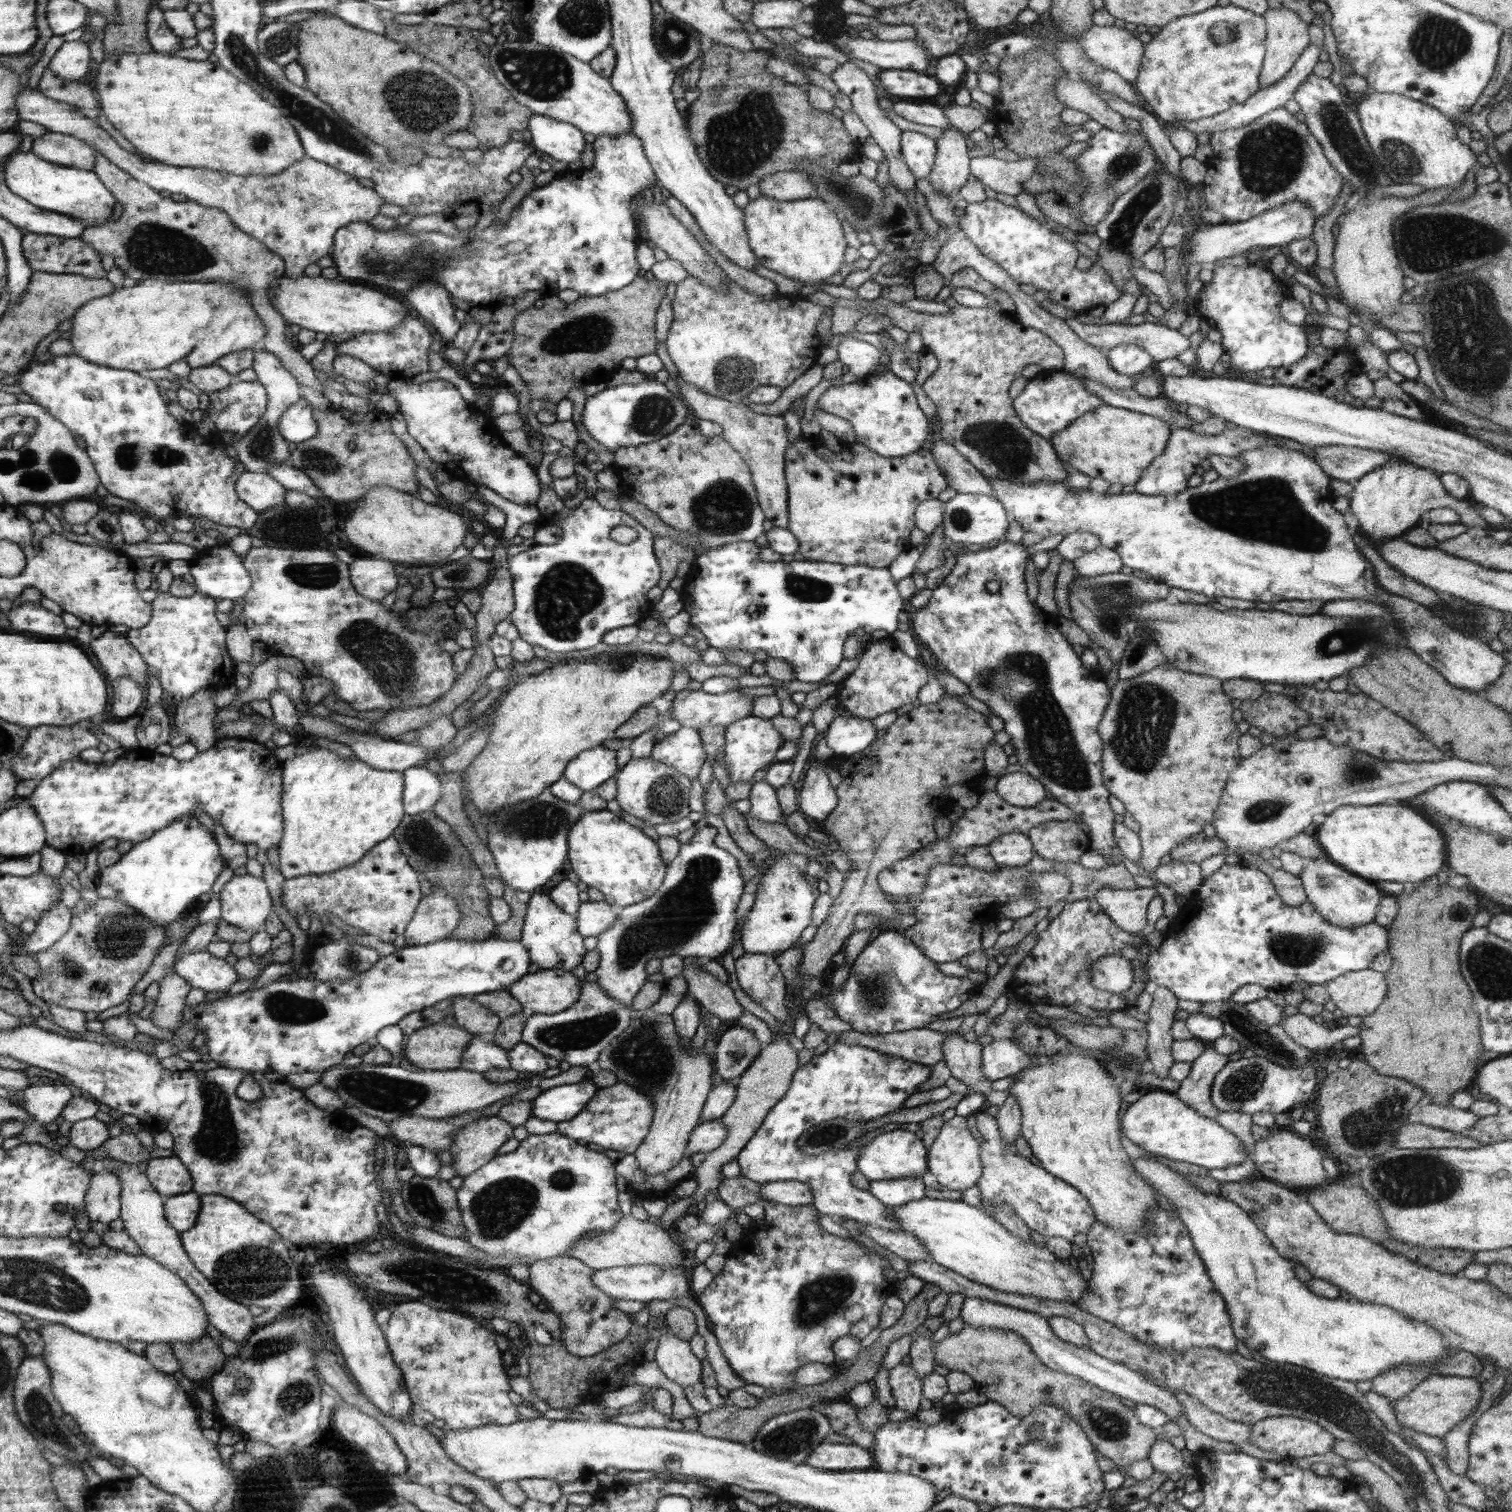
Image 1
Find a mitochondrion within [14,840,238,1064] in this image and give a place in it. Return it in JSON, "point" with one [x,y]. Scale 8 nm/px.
{"point":[120,937]}

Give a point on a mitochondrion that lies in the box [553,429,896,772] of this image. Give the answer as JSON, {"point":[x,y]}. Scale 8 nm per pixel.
{"point":[724,509]}

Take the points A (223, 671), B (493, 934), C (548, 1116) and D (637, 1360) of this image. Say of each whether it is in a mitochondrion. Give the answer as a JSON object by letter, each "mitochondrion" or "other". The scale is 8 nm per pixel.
{"A":"mitochondrion","B":"other","C":"other","D":"other"}

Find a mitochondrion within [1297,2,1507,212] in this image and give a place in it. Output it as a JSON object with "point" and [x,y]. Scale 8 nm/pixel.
{"point":[1438,43]}

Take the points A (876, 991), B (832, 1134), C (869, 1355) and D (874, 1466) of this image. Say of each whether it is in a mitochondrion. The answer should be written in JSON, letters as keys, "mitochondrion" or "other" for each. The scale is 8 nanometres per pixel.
{"A":"mitochondrion","B":"mitochondrion","C":"other","D":"other"}

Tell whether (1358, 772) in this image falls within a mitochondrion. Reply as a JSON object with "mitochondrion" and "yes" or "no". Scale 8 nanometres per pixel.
{"mitochondrion":"yes"}

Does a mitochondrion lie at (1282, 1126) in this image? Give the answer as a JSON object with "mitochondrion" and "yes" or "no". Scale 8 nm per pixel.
{"mitochondrion":"no"}

